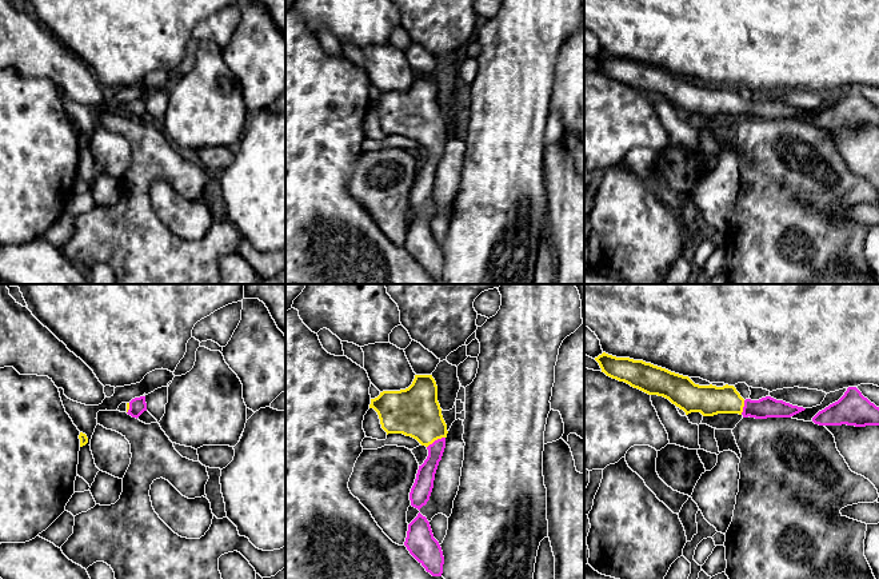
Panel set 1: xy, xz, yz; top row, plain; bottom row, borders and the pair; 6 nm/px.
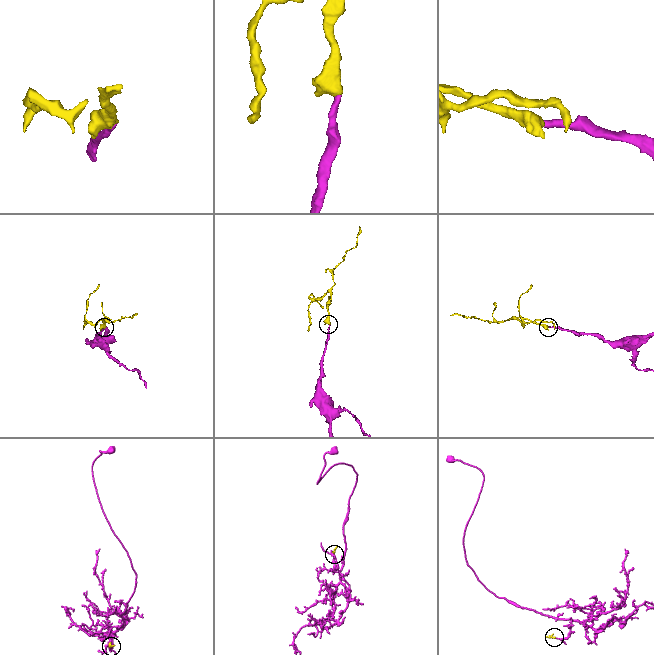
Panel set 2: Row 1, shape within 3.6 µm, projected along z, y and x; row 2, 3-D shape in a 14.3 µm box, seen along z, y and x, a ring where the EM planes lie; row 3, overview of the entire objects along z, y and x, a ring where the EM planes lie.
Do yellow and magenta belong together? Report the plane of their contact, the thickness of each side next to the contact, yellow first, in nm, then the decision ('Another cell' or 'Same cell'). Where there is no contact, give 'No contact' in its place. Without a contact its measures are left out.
Touches yellow in xz. Thickness 300 nm (yellow) against 110 nm. Same cell

